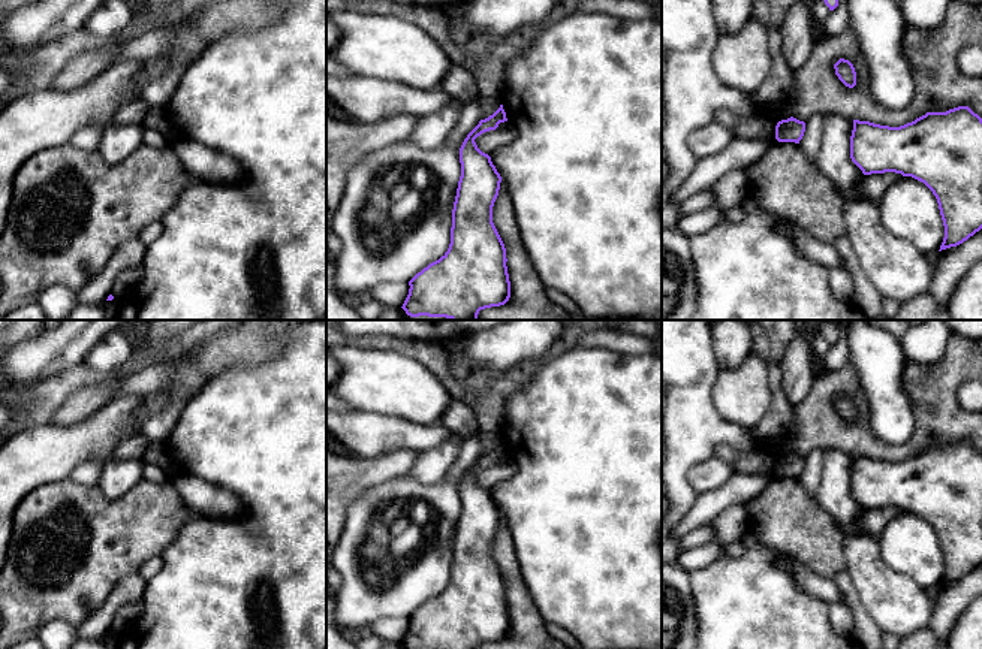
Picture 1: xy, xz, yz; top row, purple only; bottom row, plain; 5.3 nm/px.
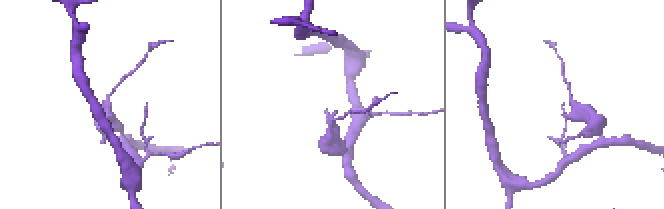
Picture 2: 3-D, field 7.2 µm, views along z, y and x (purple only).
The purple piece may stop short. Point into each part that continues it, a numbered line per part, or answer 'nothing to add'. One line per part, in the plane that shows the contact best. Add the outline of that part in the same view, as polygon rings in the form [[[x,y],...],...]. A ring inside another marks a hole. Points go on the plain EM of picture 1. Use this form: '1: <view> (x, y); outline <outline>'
nothing to add

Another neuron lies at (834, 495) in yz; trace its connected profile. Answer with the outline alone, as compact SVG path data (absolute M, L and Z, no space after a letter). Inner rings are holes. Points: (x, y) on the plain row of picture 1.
M826 449L823 452L822 477L816 499L831 516L838 517L843 535L868 534L850 517L865 511L850 493L850 471L853 455L843 450Z

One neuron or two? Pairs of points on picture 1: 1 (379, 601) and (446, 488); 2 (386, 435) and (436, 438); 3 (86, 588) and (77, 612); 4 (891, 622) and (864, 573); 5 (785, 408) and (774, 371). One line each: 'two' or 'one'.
1: one
2: one
3: one
4: one
5: one

